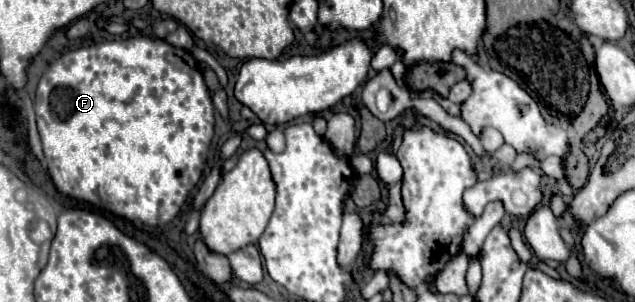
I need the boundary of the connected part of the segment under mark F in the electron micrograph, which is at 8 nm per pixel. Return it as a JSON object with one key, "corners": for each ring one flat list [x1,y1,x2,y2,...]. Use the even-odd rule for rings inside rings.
{"corners":[[140,35,140,37,132,37,132,39,124,39,124,41,106,41,106,43,96,43,90,47,76,49,76,51,68,51,56,63,52,63,48,67,48,71,42,75,34,101,36,101,36,107,34,107,36,121,38,121,40,139,42,139,44,159,48,163,48,173,50,173,54,185,58,187,58,191,62,191,68,197,92,203,100,209,106,209,106,211,126,217,130,221,142,221,146,225,162,225,176,217,176,213,184,205,188,193,200,179,200,173,204,169,204,161,208,155,208,147,210,147,212,135,214,135,214,105,210,99,210,91,204,83,202,71,198,67,198,61,190,53,172,47,164,39]]}

